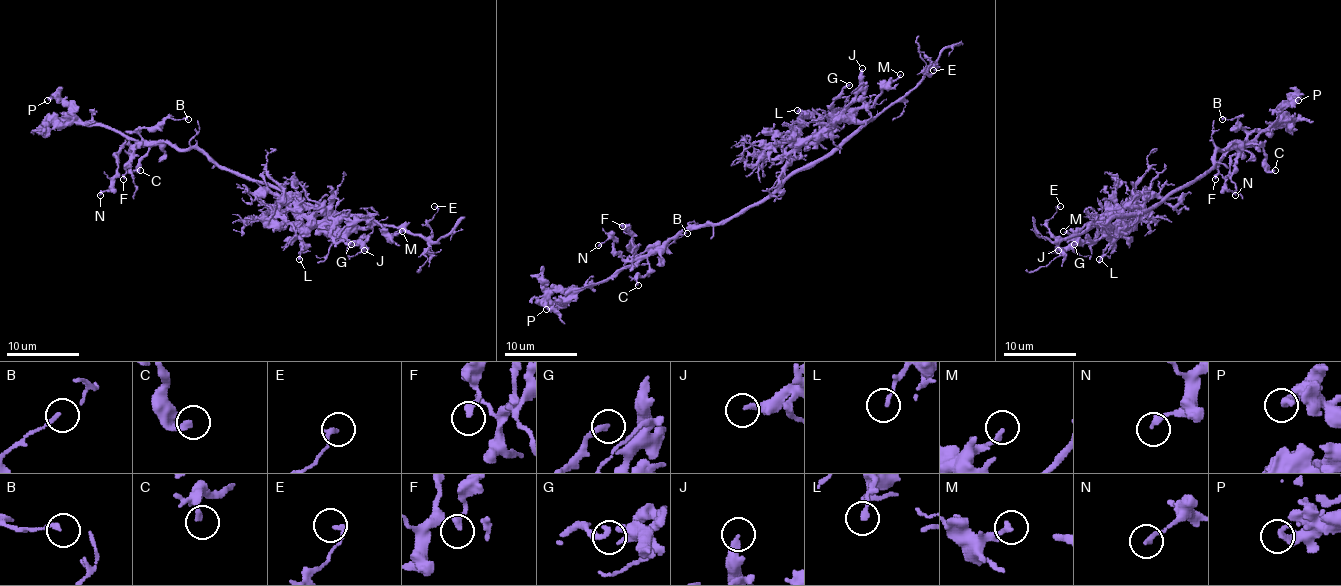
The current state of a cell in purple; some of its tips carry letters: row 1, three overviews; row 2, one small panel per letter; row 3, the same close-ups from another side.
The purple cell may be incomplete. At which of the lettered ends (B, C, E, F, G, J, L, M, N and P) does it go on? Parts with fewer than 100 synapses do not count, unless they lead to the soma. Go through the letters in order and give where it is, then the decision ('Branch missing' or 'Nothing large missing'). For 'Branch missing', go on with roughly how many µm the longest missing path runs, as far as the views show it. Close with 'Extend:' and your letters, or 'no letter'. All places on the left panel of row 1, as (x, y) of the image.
B: Place: (188, 119). Nothing large missing
C: Place: (140, 170). Nothing large missing
E: Place: (434, 206). Nothing large missing
F: Place: (123, 179). Nothing large missing
G: Place: (351, 244). Nothing large missing
J: Place: (364, 250). Nothing large missing
L: Place: (299, 259). Nothing large missing
M: Place: (402, 231). Nothing large missing
N: Place: (100, 195). Nothing large missing
P: Place: (47, 100). Nothing large missing
Extend: no letter

